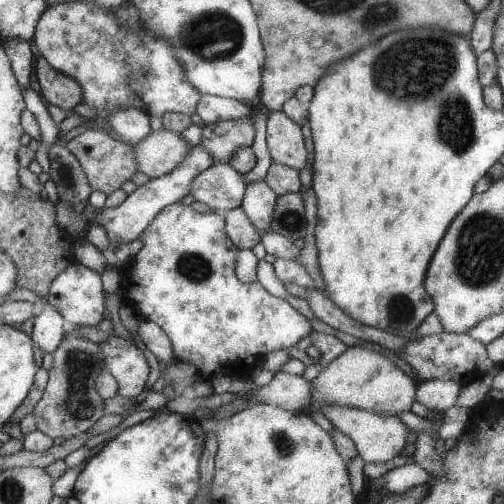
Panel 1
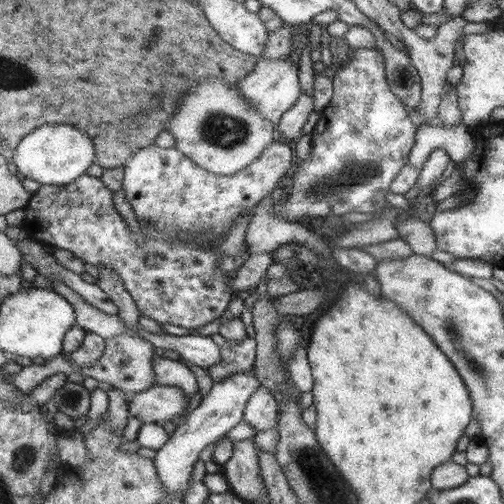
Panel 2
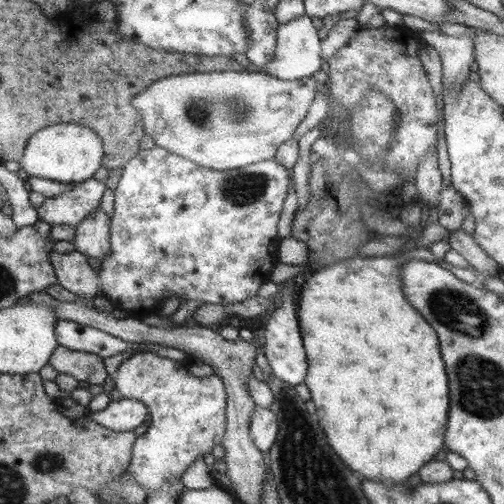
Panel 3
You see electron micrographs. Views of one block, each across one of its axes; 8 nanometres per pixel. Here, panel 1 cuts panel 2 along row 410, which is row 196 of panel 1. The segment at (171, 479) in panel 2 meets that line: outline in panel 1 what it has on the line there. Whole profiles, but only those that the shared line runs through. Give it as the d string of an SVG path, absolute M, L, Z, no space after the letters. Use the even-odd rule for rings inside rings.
M217 162L193 178L189 194L195 202L207 204L213 212L229 212L243 204L245 188L243 174L229 164Z

